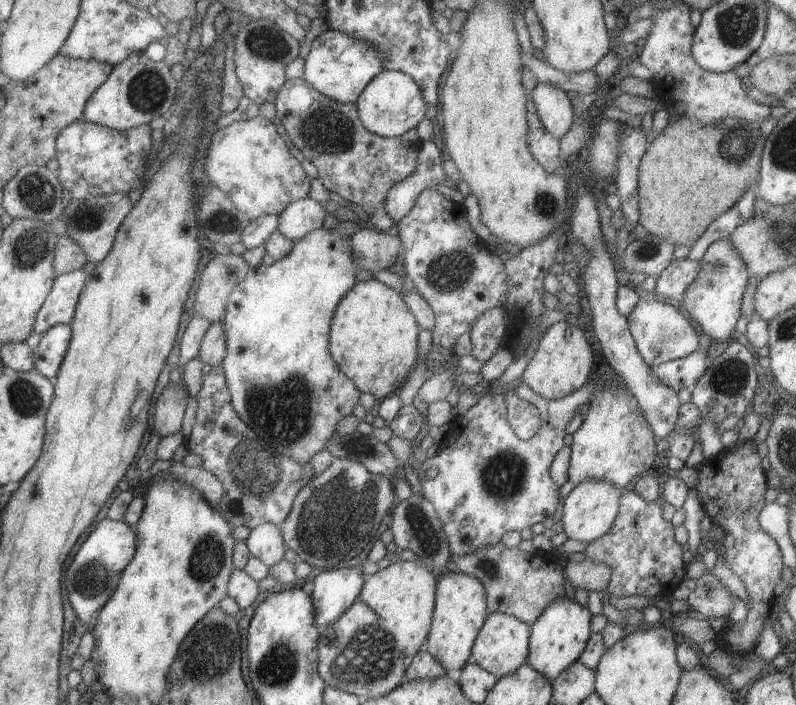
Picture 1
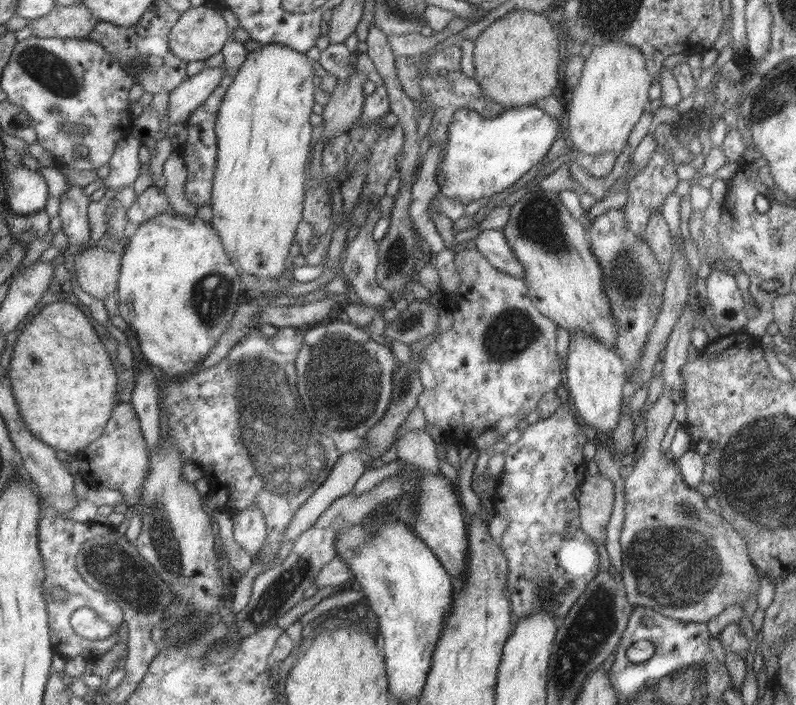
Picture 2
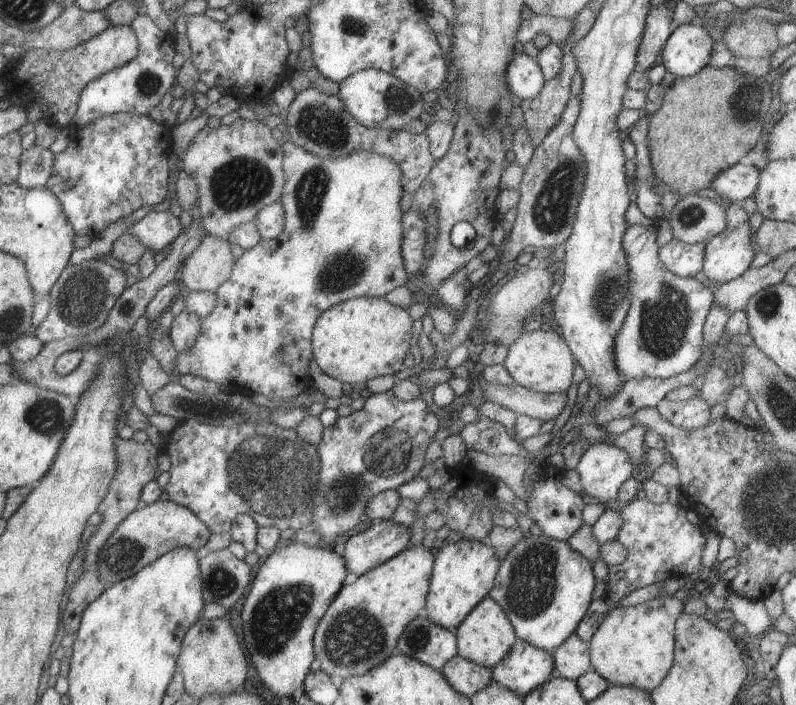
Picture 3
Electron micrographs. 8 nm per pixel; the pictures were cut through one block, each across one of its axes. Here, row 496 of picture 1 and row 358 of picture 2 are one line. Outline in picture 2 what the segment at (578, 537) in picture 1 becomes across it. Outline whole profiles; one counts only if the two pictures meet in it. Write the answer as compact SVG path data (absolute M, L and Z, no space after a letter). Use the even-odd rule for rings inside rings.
M583 331L571 333L563 362L563 381L573 400L573 408L583 422L603 434L611 434L621 417L620 400L622 386L626 382L624 366L617 353L596 341L592 334Z

